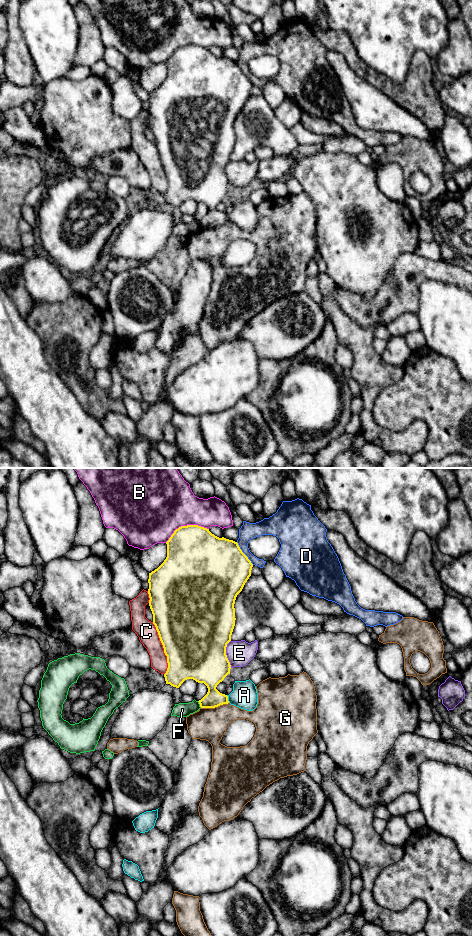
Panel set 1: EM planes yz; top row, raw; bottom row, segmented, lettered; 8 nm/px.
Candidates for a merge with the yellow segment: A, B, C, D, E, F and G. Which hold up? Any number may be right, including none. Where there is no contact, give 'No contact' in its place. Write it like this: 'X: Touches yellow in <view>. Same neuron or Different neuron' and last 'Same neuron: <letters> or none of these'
A: Touches yellow in yz. Different neuron
B: Touches yellow in yz. Different neuron
C: Touches yellow in yz. Different neuron
D: Touches yellow in yz. Different neuron
E: Touches yellow in yz. Different neuron
F: Touches yellow in yz. Different neuron
G: Touches yellow in yz. Different neuron
Same neuron: none of these

